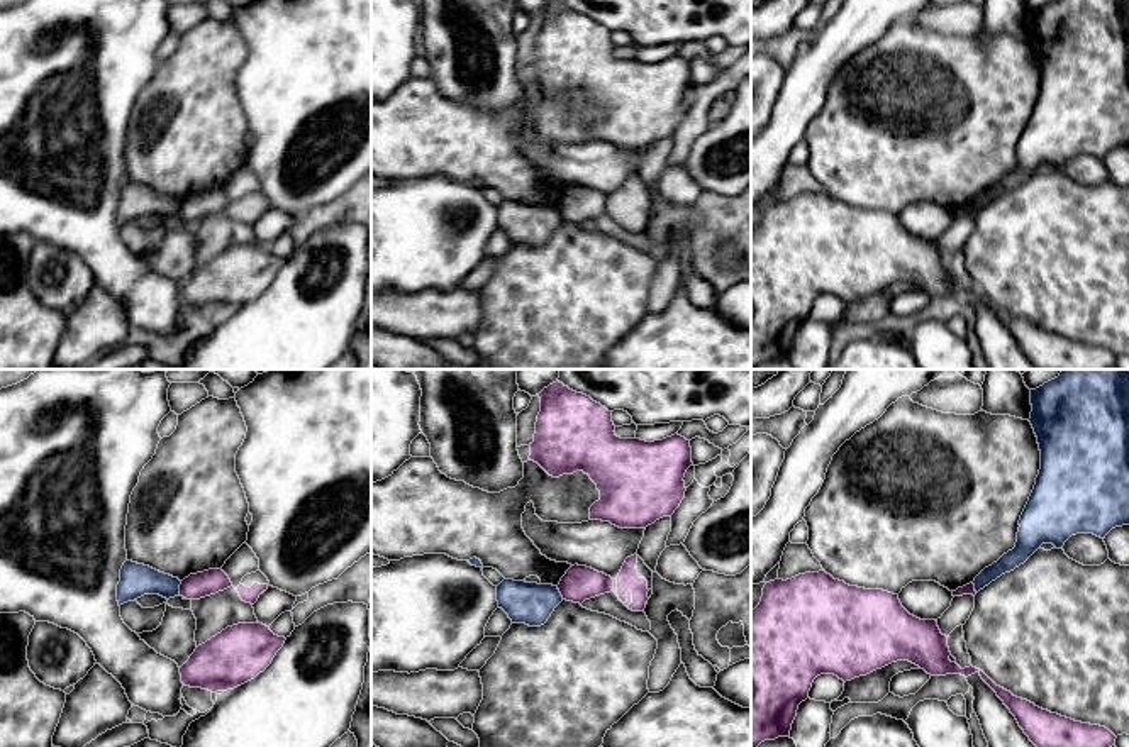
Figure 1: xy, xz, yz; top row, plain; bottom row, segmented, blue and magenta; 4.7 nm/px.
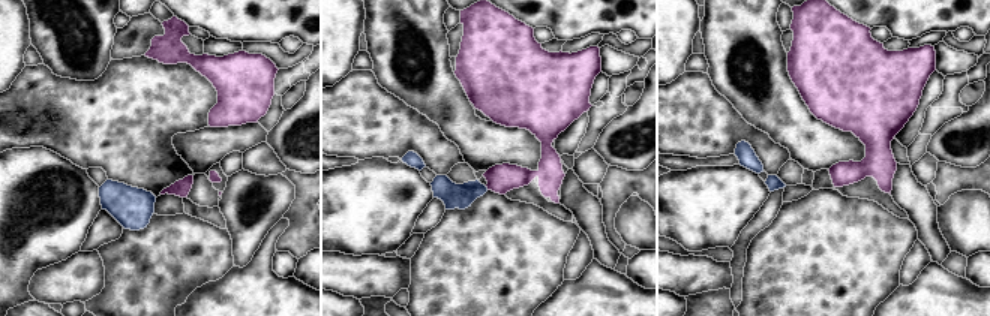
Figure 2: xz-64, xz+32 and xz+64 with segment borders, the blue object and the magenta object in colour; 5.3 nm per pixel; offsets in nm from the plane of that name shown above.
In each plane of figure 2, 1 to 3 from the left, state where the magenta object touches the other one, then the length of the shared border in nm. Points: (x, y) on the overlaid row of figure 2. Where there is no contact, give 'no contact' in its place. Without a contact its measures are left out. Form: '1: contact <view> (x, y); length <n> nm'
1: no contact
2: contact xz+32 (486, 187); length 30 nm
3: no contact

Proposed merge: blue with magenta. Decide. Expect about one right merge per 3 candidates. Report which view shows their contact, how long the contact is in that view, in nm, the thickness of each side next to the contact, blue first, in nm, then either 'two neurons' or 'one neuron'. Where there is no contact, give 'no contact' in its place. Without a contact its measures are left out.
xy | 70 nm | 160/120 nm | two neurons

